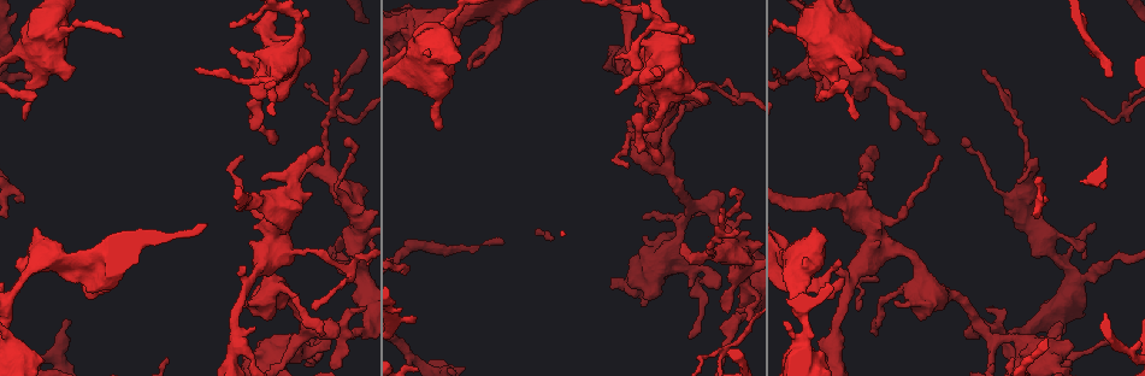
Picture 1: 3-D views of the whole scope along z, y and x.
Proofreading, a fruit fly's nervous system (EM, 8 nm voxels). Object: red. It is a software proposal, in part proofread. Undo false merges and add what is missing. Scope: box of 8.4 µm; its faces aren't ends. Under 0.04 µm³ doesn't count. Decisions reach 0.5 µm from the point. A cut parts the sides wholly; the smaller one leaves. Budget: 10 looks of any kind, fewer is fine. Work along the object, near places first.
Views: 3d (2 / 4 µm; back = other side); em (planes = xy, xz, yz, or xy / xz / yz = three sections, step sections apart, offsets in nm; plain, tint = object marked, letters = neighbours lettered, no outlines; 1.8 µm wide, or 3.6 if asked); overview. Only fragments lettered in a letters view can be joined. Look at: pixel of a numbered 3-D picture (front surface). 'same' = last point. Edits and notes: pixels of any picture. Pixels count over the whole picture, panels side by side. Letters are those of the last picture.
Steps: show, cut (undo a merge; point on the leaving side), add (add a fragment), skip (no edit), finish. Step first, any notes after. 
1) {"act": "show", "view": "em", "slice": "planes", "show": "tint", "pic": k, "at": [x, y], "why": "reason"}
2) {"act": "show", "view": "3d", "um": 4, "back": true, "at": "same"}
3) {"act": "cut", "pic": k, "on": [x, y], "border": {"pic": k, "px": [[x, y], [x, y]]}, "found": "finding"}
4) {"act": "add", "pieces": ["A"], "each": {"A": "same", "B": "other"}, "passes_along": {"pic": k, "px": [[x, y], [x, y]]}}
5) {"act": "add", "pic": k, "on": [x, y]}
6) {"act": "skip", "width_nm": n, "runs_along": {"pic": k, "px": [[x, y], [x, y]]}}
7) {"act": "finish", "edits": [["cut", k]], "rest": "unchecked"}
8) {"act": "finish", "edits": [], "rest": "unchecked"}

{"act": "show", "view": "3d", "um": 4, "pic": 1, "at": [667, 251], "why": "calibre changes"}

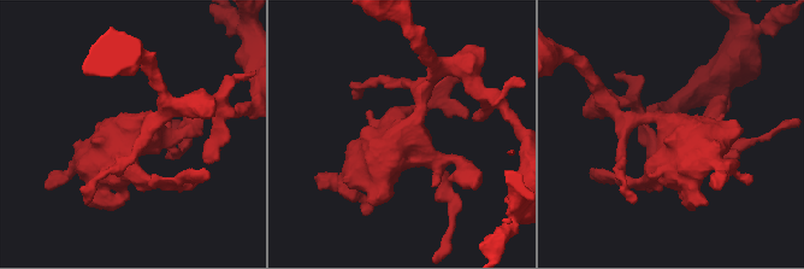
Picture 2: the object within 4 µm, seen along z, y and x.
{"act": "show", "view": "em", "um": 3.6, "slice": "planes", "show": "letters", "pic": 2, "at": [132, 133], "why": "shape alone is not enough"}

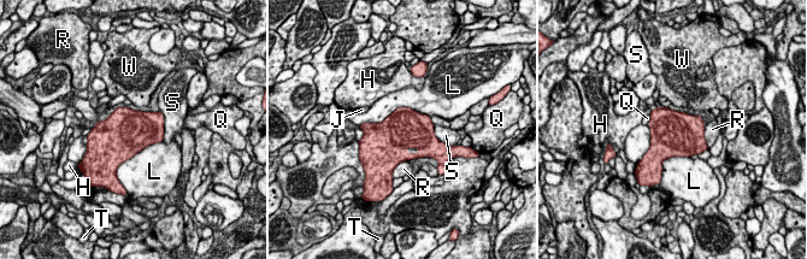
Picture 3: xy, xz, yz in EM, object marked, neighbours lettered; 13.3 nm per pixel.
{"act": "skip", "width_nm": 600, "each": {"H": "other", "J": "other", "L": "other", "Q": "other", "R": "other", "S": "other", "T": "other", "W": "other"}, "found": "one neuron here"}

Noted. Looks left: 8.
{"act": "show", "view": "em", "um": 3.6, "slice": "planes", "show": "letters", "pic": 1, "at": [275, 249], "why": "sudden change in width"}

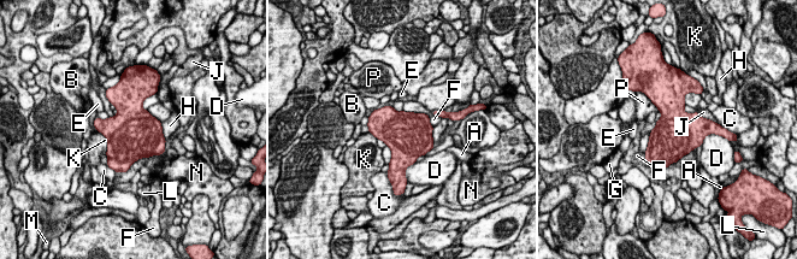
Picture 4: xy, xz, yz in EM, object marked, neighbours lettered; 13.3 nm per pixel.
{"act": "skip", "longest_contact_nm": ["F", 460], "each": {"A": "other", "B": "other", "C": "other", "D": "other", "E": "other", "F": "other", "G": "other", "H": "other", "J": "other", "K": "other", "L": "other", "M": "other", "N": "other", "P": "other"}, "border": {"pic": 4, "px": [[403, 110], [425, 113], [432, 127]]}, "found": "one neuron here"}

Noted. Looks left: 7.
{"act": "show", "view": "em", "slice": "xy", "step": 16, "show": "tint", "pic": 1, "at": [903, 72], "why": "an open end"}

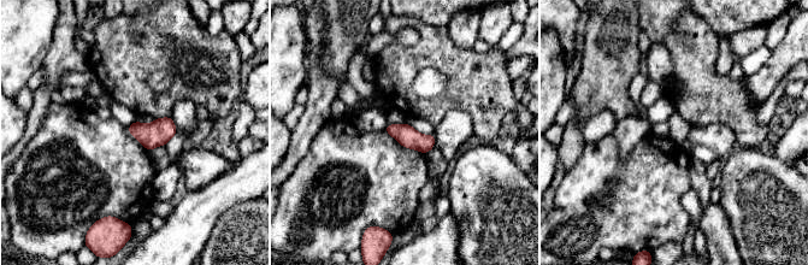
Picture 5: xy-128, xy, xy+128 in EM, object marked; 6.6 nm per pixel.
{"act": "show", "view": "em", "slice": "planes", "show": "letters", "at": "same"}

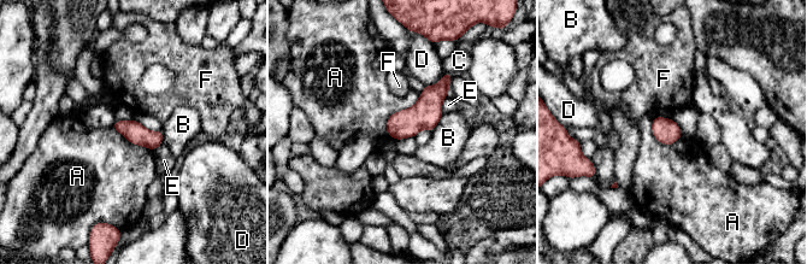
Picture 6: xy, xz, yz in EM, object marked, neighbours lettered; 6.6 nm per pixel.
{"act": "skip", "longest_contact_nm": ["A", 340], "each": {"A": "other", "B": "other", "C": "other", "D": "other", "E": "other", "F": "other"}, "border": {"pic": 6, "px": [[419, 95], [388, 118], [392, 138]]}, "found": "none of them fits"}

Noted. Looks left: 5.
{"act": "show", "view": "em", "slice": "yz", "step": 16, "show": "letters", "pic": 1, "at": [277, 140], "why": "free end"}

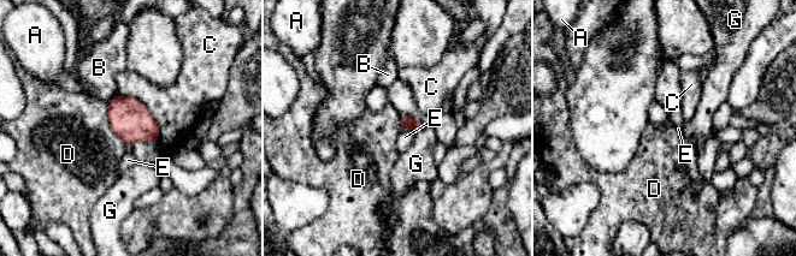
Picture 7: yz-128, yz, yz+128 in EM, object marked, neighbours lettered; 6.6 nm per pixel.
{"act": "show", "view": "em", "slice": "xz", "step": 16, "show": "letters", "at": "same", "why": "another direction"}

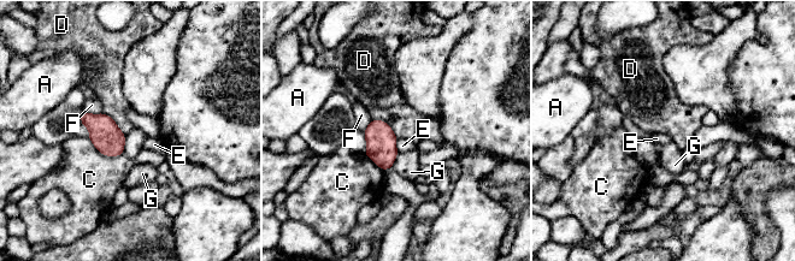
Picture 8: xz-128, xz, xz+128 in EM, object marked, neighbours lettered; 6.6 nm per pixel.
{"act": "skip", "each": {"A": "other", "C": "other", "D": "other", "E": "other", "F": "other", "G": "other"}, "border": {"pic": 8, "px": [[372, 118], [384, 120], [398, 137]]}, "found": "none of them fits"}

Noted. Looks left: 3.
{"act": "finish", "edits": [], "rest": "unchecked"}

